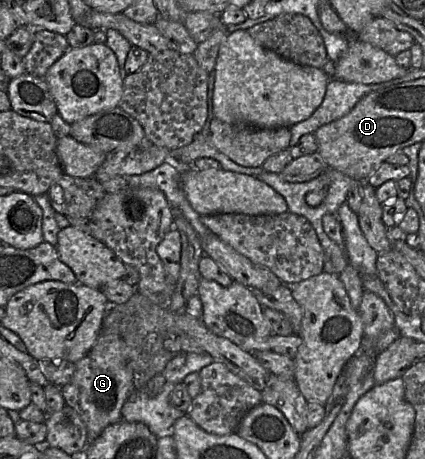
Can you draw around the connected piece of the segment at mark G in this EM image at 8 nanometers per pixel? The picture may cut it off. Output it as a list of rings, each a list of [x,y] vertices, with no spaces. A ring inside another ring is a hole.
[[[176,228],[169,230],[157,246],[163,263],[167,284],[170,287],[168,300],[155,304],[138,292],[125,303],[111,304],[108,301],[102,329],[90,351],[75,363],[75,371],[61,392],[65,405],[73,408],[85,424],[88,443],[95,440],[109,425],[122,419],[121,410],[129,395],[136,388],[135,376],[129,368],[129,353],[141,346],[149,333],[187,335],[202,346],[215,361],[223,363],[231,372],[261,391],[271,375],[249,352],[227,338],[211,332],[201,319],[187,313],[175,313],[168,309],[175,289],[181,258],[181,236]]]

